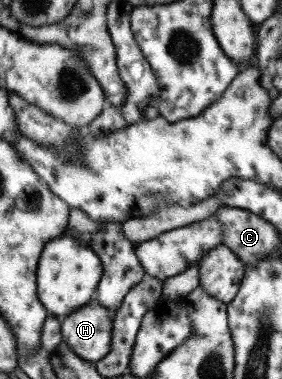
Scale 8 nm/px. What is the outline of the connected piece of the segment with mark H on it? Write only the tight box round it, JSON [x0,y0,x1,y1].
[61,301,113,361]

